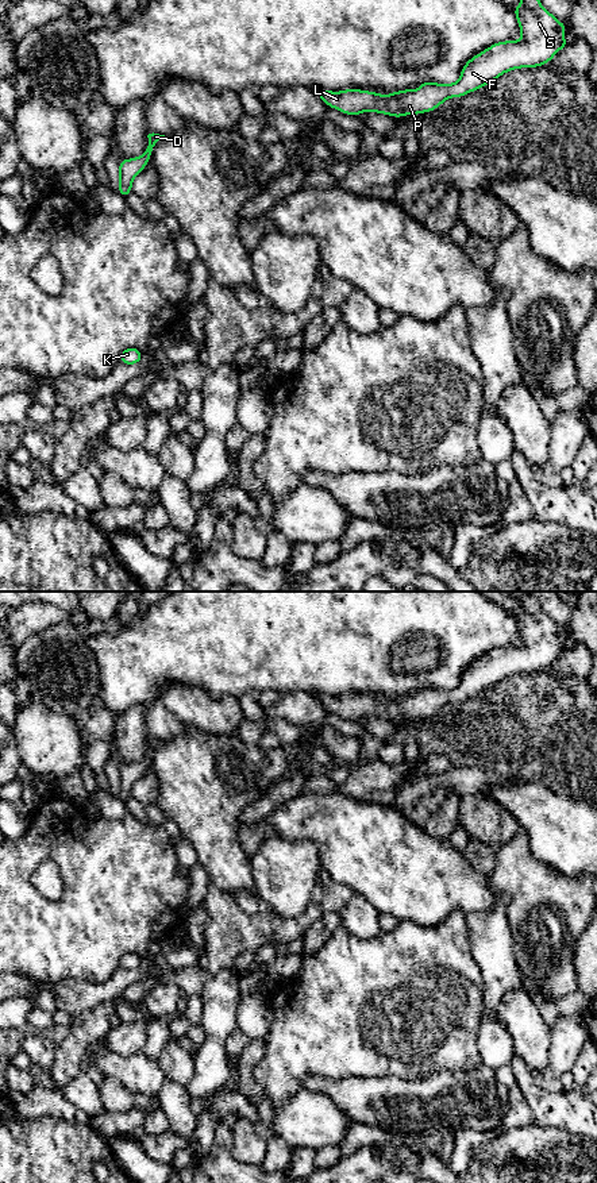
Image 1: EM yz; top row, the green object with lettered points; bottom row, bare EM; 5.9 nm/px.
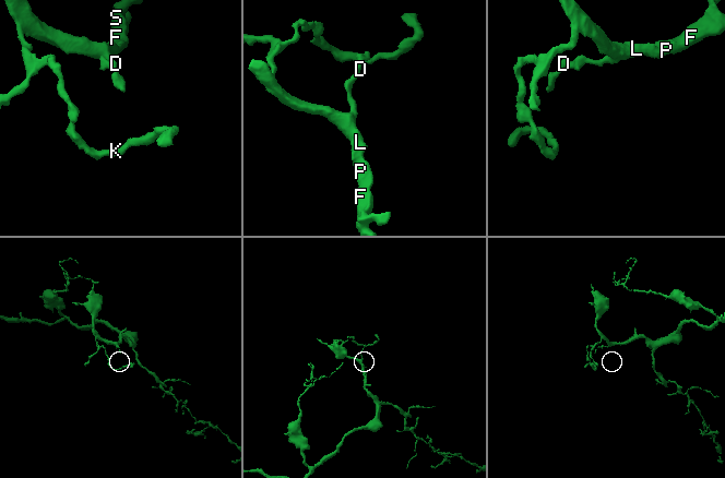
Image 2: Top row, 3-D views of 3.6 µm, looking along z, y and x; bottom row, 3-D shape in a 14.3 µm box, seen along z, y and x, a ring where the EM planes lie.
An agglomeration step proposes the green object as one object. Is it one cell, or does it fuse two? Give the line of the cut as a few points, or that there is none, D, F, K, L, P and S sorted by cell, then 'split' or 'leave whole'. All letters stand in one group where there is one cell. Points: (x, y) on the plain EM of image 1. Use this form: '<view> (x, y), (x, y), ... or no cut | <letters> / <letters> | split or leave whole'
no cut | D F K L P S | leave whole

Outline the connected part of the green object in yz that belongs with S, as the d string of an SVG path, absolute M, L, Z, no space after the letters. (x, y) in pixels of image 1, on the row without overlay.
M528 592L520 598L521 608L512 613L519 627L521 644L497 647L485 654L479 659L470 663L462 673L459 685L454 689L436 689L432 686L423 687L416 695L404 694L389 698L386 701L378 697L367 697L362 694L344 694L340 697L331 697L327 694L316 694L315 698L330 712L335 713L346 720L358 721L362 717L378 717L390 720L393 722L401 722L405 720L417 720L424 717L432 717L447 704L462 702L470 697L474 697L494 685L501 679L520 674L520 673L536 673L550 667L554 660L567 651L563 641L563 636L569 631L561 628L552 619L550 619L539 606L536 597Z

